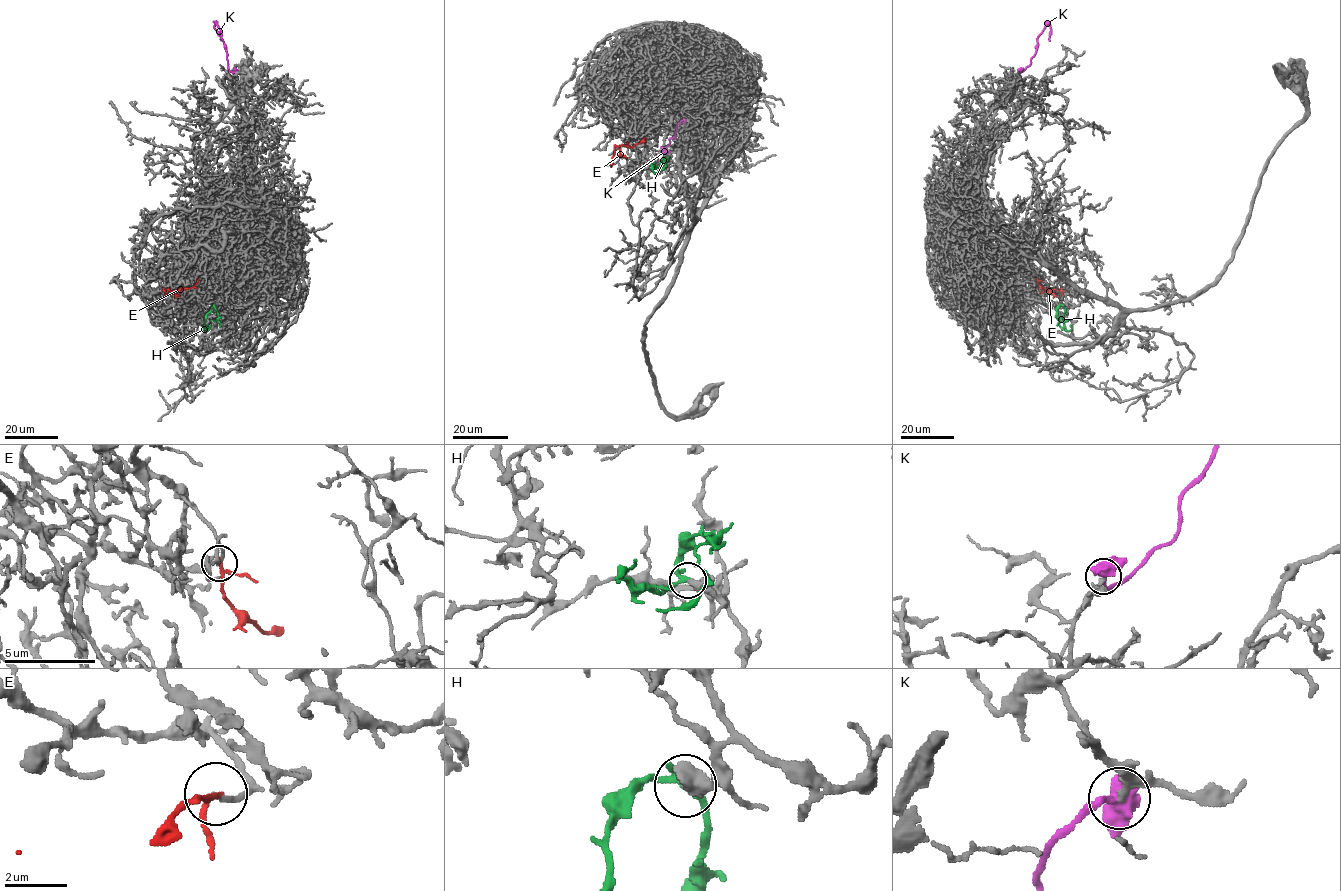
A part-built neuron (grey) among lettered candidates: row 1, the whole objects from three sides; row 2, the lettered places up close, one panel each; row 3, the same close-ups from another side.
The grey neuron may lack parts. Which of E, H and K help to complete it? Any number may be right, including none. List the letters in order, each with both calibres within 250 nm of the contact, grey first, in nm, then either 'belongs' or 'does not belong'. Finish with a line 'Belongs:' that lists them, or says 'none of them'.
E: 160 nm thick on the grey side, 140 nm on the other; belongs
H: 420 nm thick on the grey side, 200 nm on the other; belongs
K: 280 nm thick on the grey side, 550 nm on the other; does not belong
Belongs: E, H

